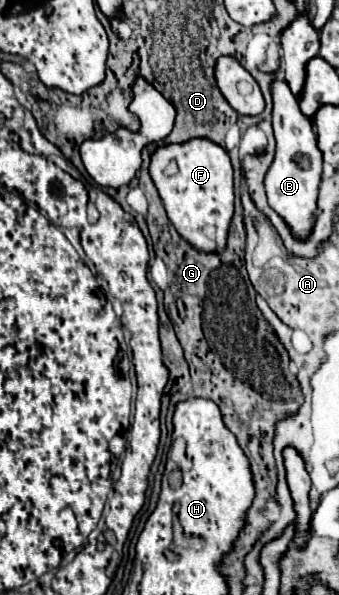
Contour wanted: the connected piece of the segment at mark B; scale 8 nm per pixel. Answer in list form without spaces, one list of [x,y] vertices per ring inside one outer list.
[[[272,80],[272,128],[276,136],[276,158],[266,174],[266,196],[268,204],[288,222],[292,232],[300,238],[306,238],[314,224],[316,194],[322,174],[322,152],[316,144],[316,134],[310,118],[302,114],[296,96],[286,86],[286,80]]]

